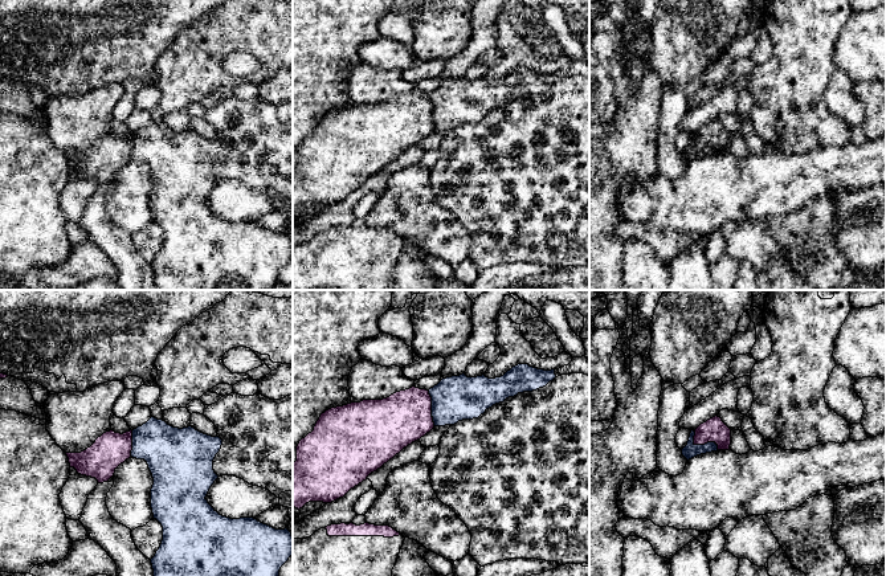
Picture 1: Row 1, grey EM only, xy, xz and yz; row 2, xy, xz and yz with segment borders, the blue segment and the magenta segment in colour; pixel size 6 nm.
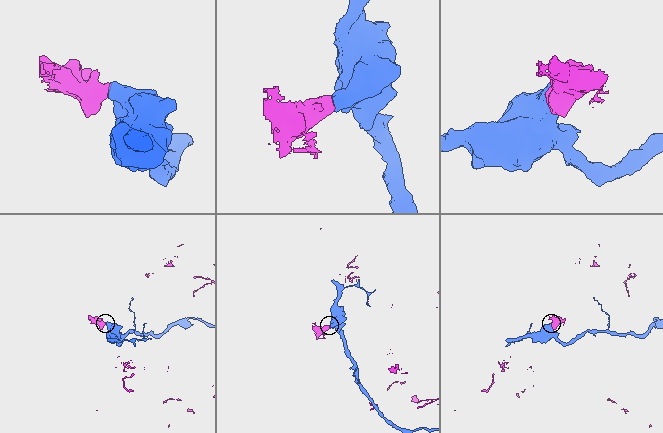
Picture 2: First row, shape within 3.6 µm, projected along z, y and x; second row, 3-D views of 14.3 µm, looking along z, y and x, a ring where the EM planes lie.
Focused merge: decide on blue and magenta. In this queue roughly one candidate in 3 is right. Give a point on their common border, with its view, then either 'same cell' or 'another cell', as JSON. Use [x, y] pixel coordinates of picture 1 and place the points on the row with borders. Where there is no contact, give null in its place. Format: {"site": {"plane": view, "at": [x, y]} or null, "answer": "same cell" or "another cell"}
{"site": {"plane": "yz", "at": [702, 445]}, "answer": "another cell"}

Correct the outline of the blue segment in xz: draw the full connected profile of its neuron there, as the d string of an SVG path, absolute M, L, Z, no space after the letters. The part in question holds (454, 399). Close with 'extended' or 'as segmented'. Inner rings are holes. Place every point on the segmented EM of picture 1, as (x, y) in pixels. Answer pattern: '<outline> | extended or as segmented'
M518 364L495 379L485 375L468 377L465 373L442 379L429 389L434 426L478 418L493 405L518 393L543 388L555 377L555 369L544 371Z | as segmented

